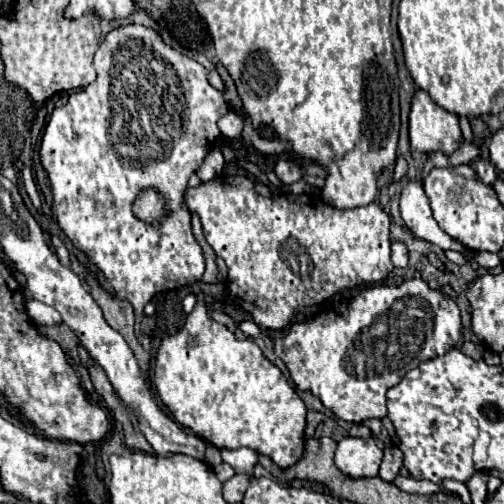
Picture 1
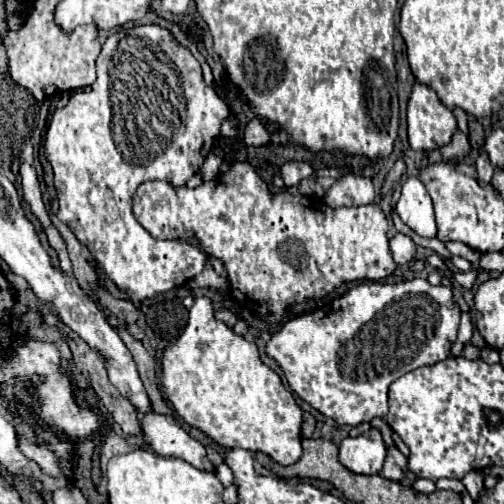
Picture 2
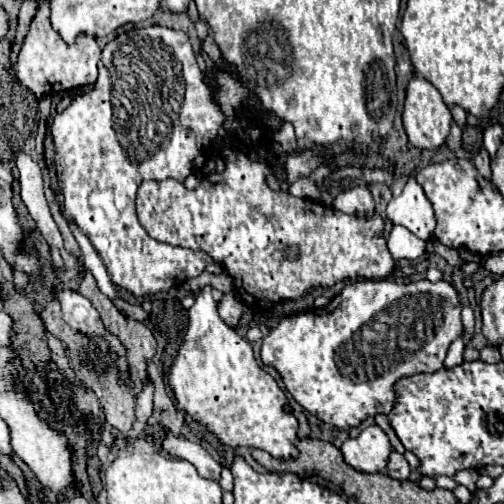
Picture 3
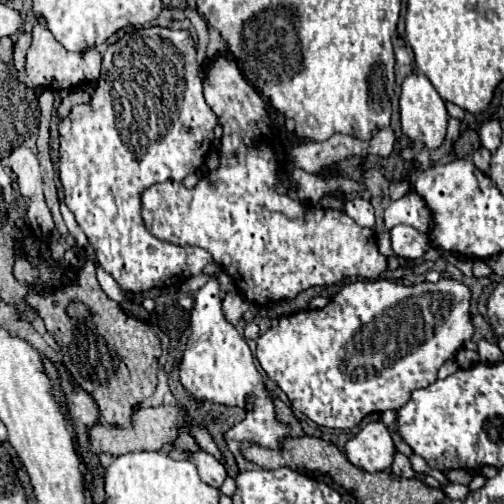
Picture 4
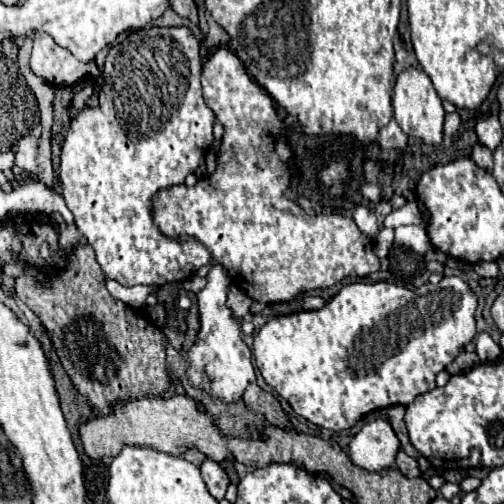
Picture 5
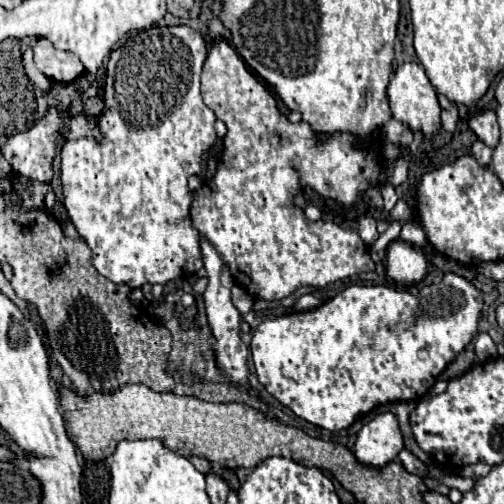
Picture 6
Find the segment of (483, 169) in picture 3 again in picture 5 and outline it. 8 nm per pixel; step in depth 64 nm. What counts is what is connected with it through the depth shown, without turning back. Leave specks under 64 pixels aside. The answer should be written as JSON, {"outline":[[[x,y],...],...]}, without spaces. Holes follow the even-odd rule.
{"outline":[[[476,144],[472,148],[472,160],[480,166],[480,168],[486,168],[486,170],[492,170],[492,152],[482,146],[482,144]]]}

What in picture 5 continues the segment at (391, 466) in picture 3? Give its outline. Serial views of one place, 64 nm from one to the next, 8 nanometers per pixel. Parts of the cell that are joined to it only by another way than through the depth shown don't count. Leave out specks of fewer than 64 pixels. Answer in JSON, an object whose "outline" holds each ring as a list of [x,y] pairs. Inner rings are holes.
{"outline":[[[404,450],[398,452],[398,456],[396,456],[396,466],[398,466],[398,470],[400,470],[404,476],[408,476],[408,478],[422,476],[422,470],[418,468],[418,462],[416,462],[414,458],[410,458]]]}

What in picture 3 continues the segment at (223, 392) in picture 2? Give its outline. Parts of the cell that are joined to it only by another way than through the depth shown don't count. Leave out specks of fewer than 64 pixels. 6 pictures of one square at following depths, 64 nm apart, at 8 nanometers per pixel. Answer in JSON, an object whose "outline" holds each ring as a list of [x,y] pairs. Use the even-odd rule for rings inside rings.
{"outline":[[[204,286],[196,296],[194,306],[190,308],[188,332],[184,336],[184,344],[178,350],[178,358],[172,366],[170,384],[174,388],[176,402],[182,406],[182,410],[186,410],[194,420],[202,422],[208,430],[212,430],[222,444],[228,444],[232,448],[236,446],[260,448],[270,452],[274,458],[298,456],[298,450],[294,448],[294,442],[298,440],[296,438],[298,422],[294,416],[284,412],[286,394],[278,388],[274,378],[268,376],[258,366],[250,342],[238,336],[238,332],[218,316],[218,302],[212,296],[212,286]]]}

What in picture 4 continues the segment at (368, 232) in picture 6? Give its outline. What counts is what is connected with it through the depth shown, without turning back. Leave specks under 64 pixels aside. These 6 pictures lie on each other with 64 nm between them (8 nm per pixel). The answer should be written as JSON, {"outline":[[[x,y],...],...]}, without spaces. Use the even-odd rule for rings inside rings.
{"outline":[[[354,198],[350,200],[346,206],[344,206],[344,212],[360,226],[364,228],[376,228],[376,222],[374,222],[374,208],[372,204],[366,200],[366,198]]]}

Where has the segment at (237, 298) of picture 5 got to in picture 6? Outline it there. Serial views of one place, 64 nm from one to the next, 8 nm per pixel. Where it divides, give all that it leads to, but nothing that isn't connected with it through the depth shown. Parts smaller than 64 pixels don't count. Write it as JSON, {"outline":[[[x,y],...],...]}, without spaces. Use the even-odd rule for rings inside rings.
{"outline":[[[234,286],[234,288],[232,288],[232,304],[234,304],[234,306],[238,308],[238,312],[244,316],[244,314],[248,314],[248,312],[252,310],[254,298],[252,298],[246,290]]]}

